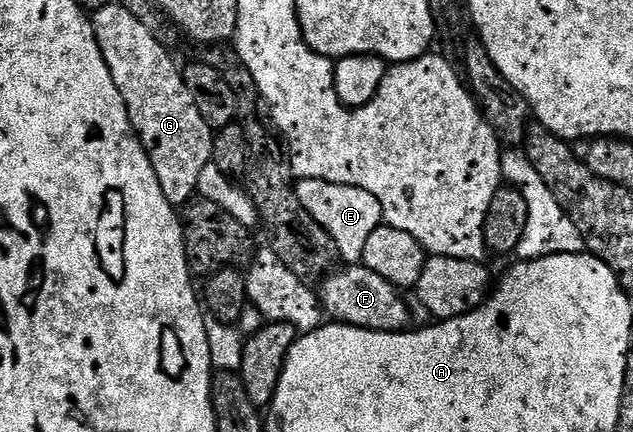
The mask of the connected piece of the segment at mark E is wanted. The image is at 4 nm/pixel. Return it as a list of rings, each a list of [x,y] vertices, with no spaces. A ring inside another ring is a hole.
[[[303,178],[294,187],[300,204],[328,232],[328,236],[334,242],[334,249],[343,263],[361,263],[364,256],[364,244],[368,244],[368,236],[376,232],[378,226],[383,225],[382,206],[364,188],[352,188],[344,184],[332,184],[328,180],[312,180]]]

